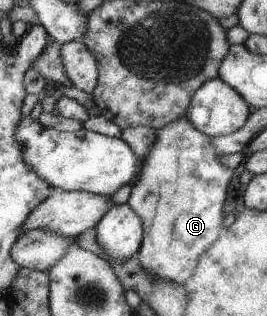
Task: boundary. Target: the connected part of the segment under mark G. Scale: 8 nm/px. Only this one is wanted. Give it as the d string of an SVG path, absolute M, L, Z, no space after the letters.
M186 116L168 122L154 131L154 135L153 145L142 158L139 179L130 185L130 195L126 202L142 219L142 242L135 257L151 277L183 285L193 274L197 256L219 234L223 220L223 200L233 172L219 163L217 157L221 152L214 149L211 138L197 130Z

